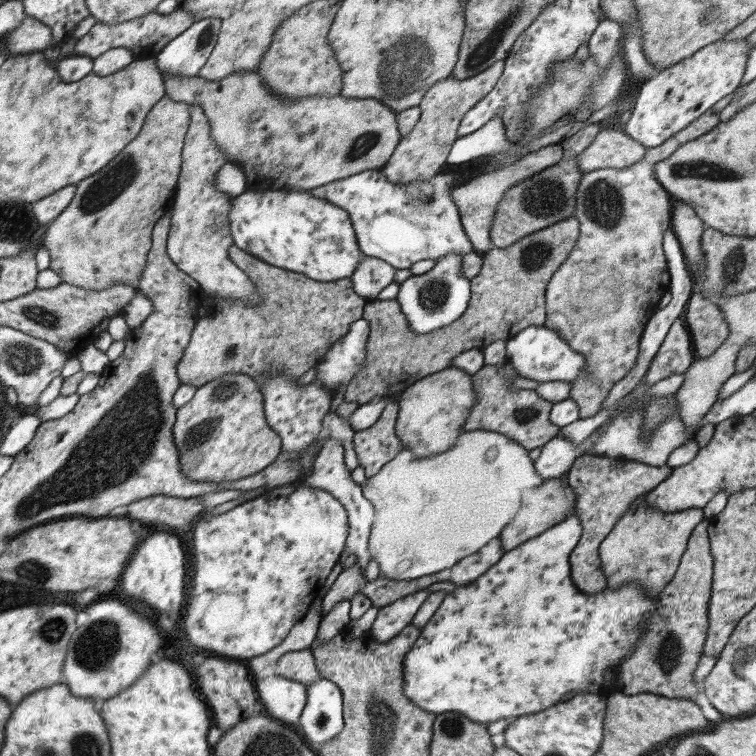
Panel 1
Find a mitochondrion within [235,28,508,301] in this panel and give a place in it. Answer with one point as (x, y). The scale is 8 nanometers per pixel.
(403, 70)

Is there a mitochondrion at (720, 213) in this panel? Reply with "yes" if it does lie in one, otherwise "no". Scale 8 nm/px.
no

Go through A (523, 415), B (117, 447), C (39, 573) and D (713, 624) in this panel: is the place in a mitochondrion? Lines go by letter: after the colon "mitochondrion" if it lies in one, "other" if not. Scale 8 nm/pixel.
A: mitochondrion
B: mitochondrion
C: mitochondrion
D: other

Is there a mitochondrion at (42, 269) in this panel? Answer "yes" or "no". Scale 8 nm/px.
no

